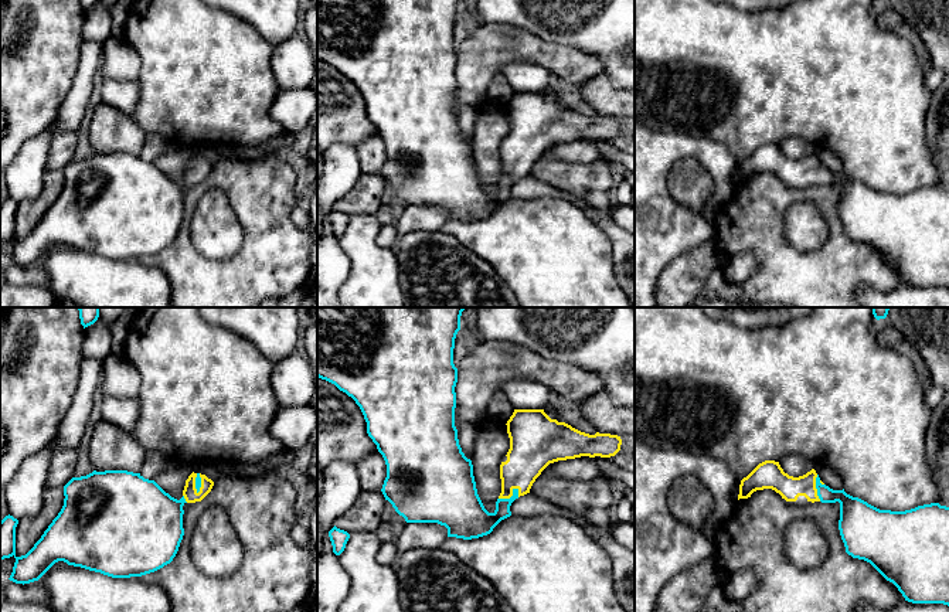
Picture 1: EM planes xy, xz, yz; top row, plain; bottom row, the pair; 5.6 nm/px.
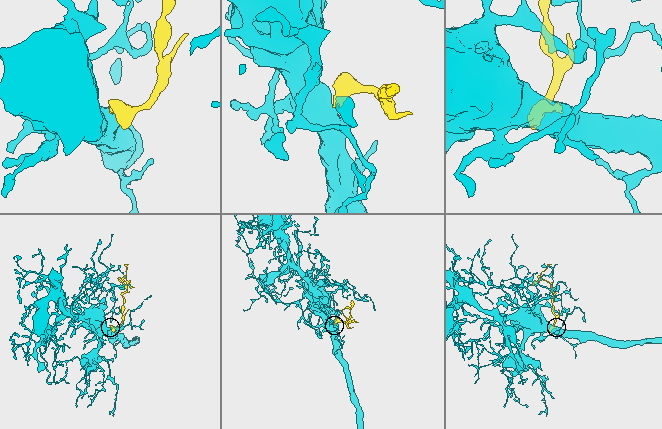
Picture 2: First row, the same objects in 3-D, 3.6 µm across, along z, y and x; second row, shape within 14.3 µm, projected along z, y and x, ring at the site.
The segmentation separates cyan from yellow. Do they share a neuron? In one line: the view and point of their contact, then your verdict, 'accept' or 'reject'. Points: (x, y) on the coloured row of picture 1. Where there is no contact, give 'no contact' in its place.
meets cyan in xz at (512, 496); accept

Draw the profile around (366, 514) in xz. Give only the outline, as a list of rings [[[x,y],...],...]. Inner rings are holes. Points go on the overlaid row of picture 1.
[[[363,490],[356,503],[341,514],[334,526],[351,533],[377,531],[384,514],[382,492]]]

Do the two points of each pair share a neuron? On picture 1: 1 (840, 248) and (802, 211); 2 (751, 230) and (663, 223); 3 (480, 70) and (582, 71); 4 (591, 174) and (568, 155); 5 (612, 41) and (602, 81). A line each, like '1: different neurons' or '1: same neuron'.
1: different neurons
2: different neurons
3: same neuron
4: different neurons
5: different neurons

